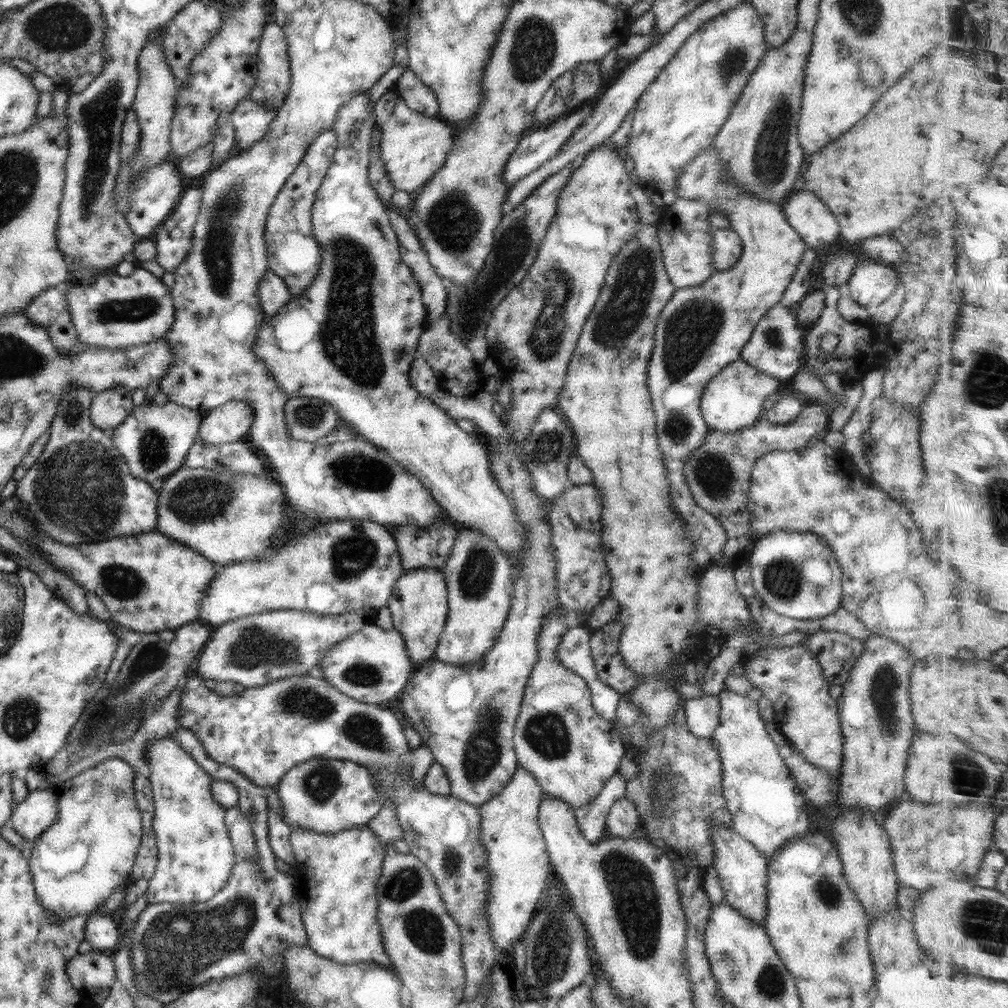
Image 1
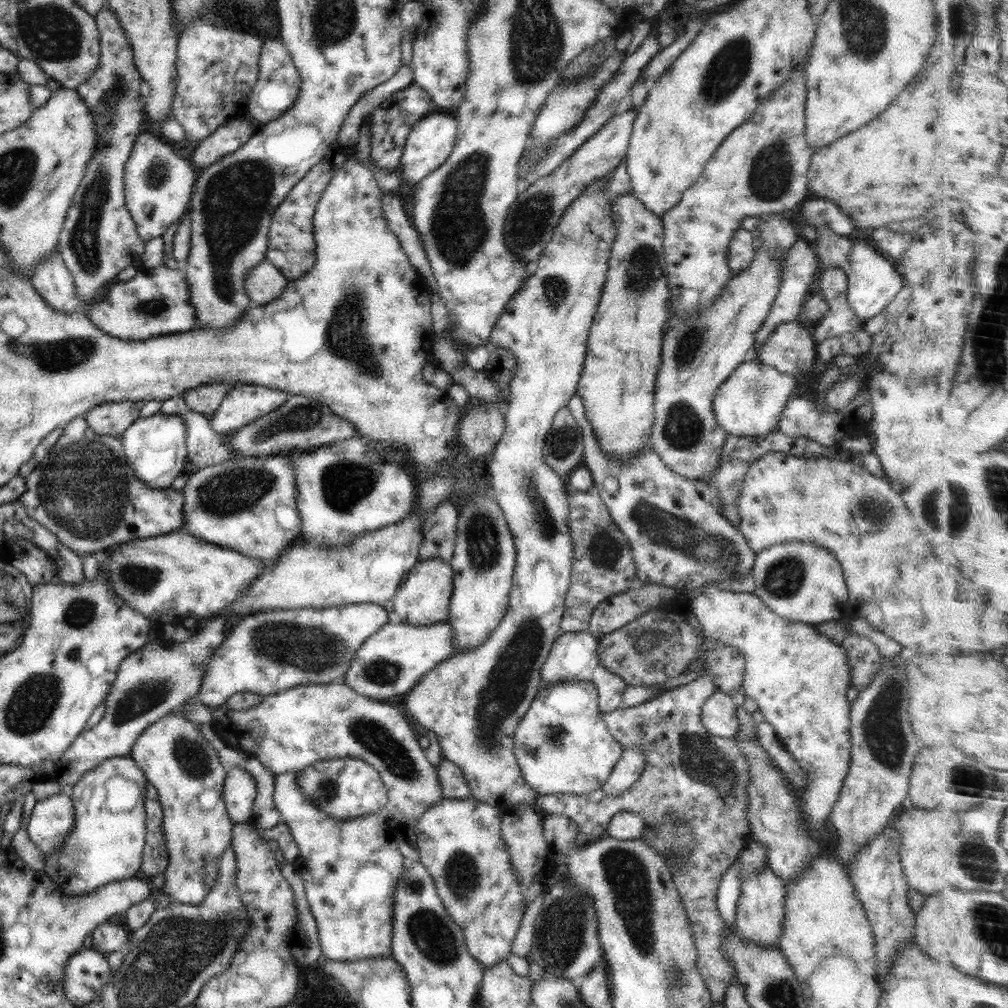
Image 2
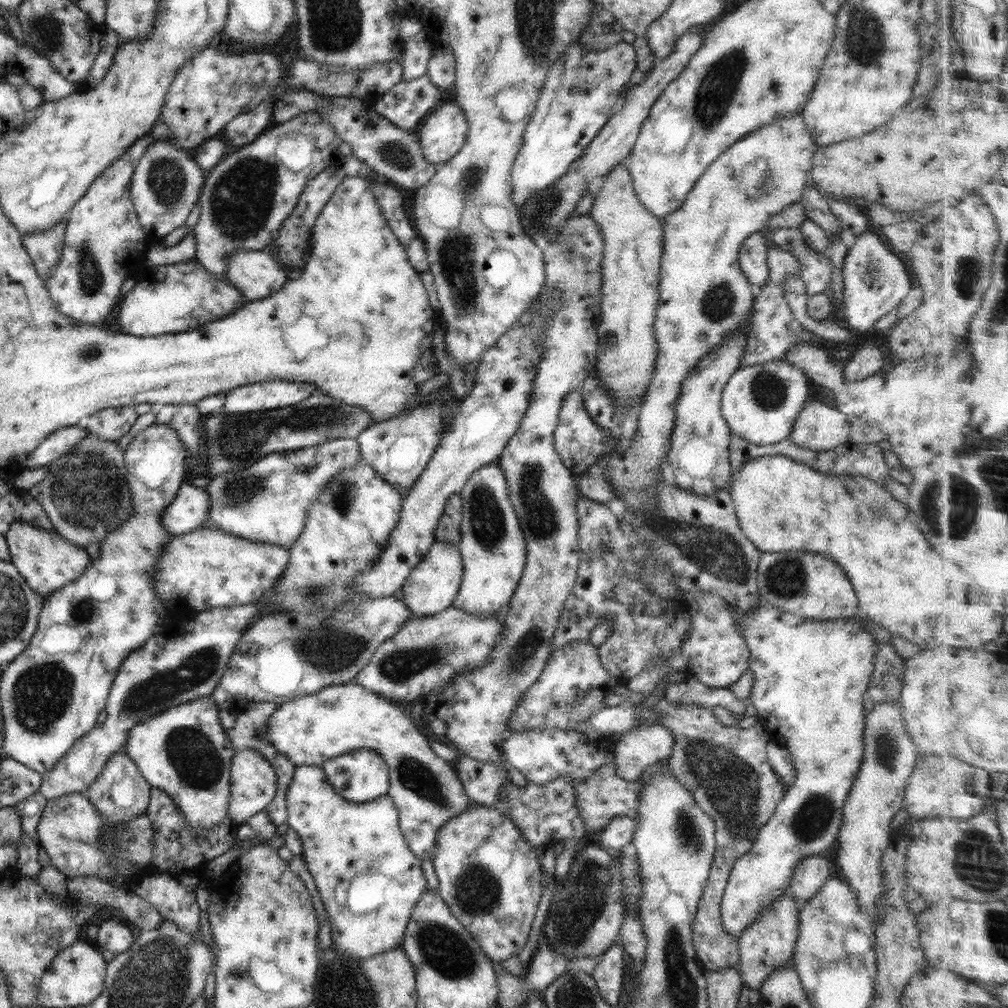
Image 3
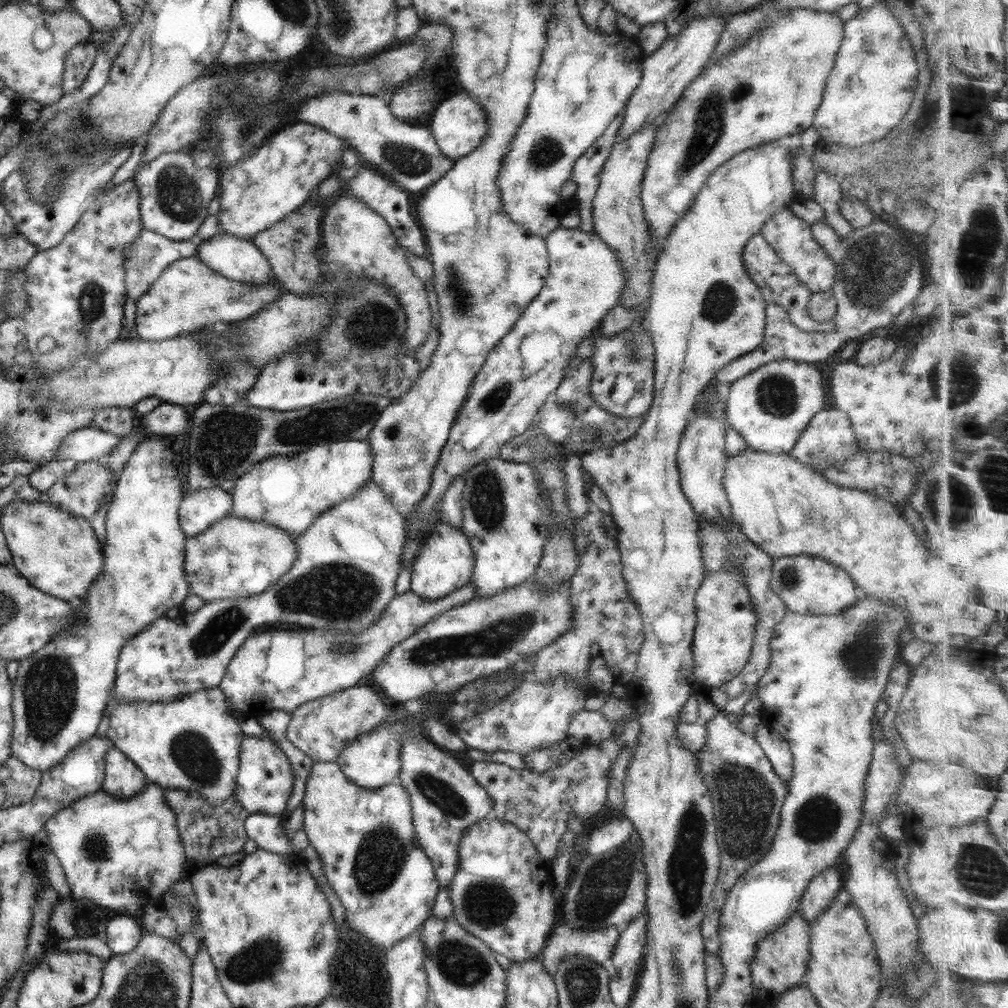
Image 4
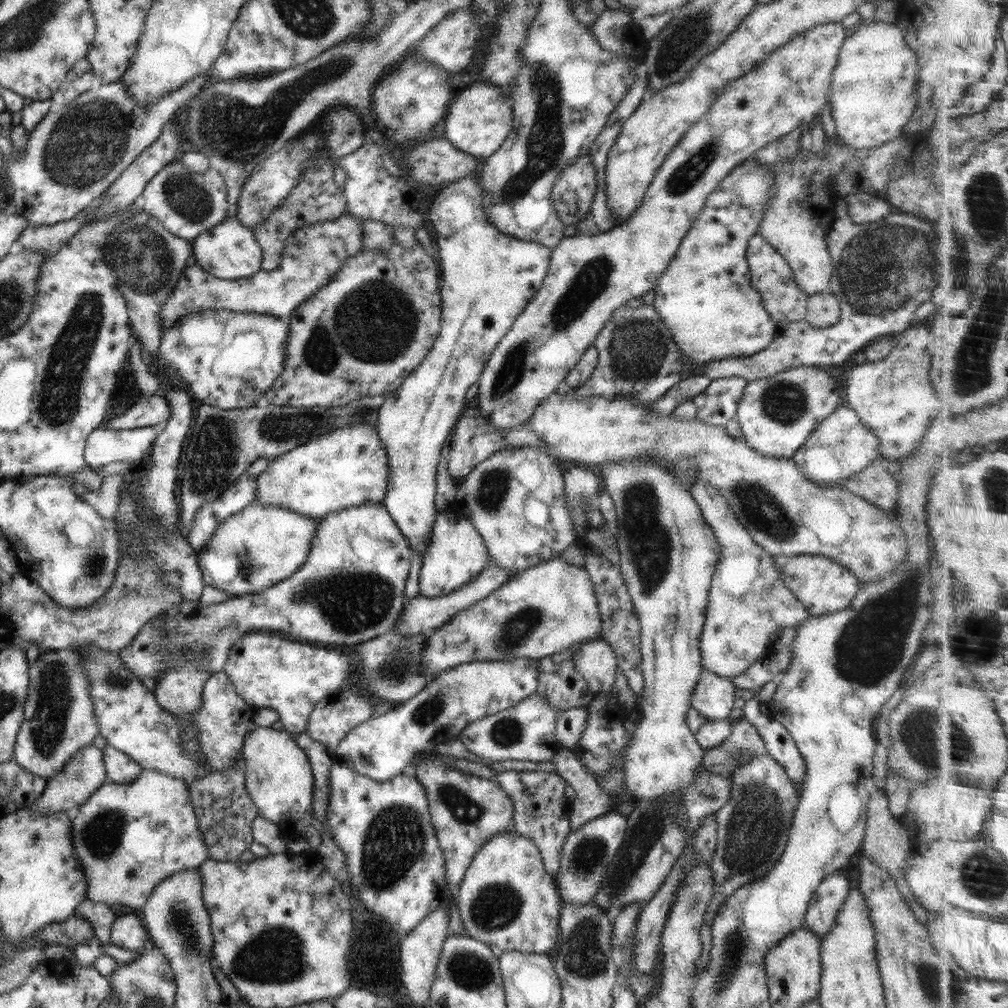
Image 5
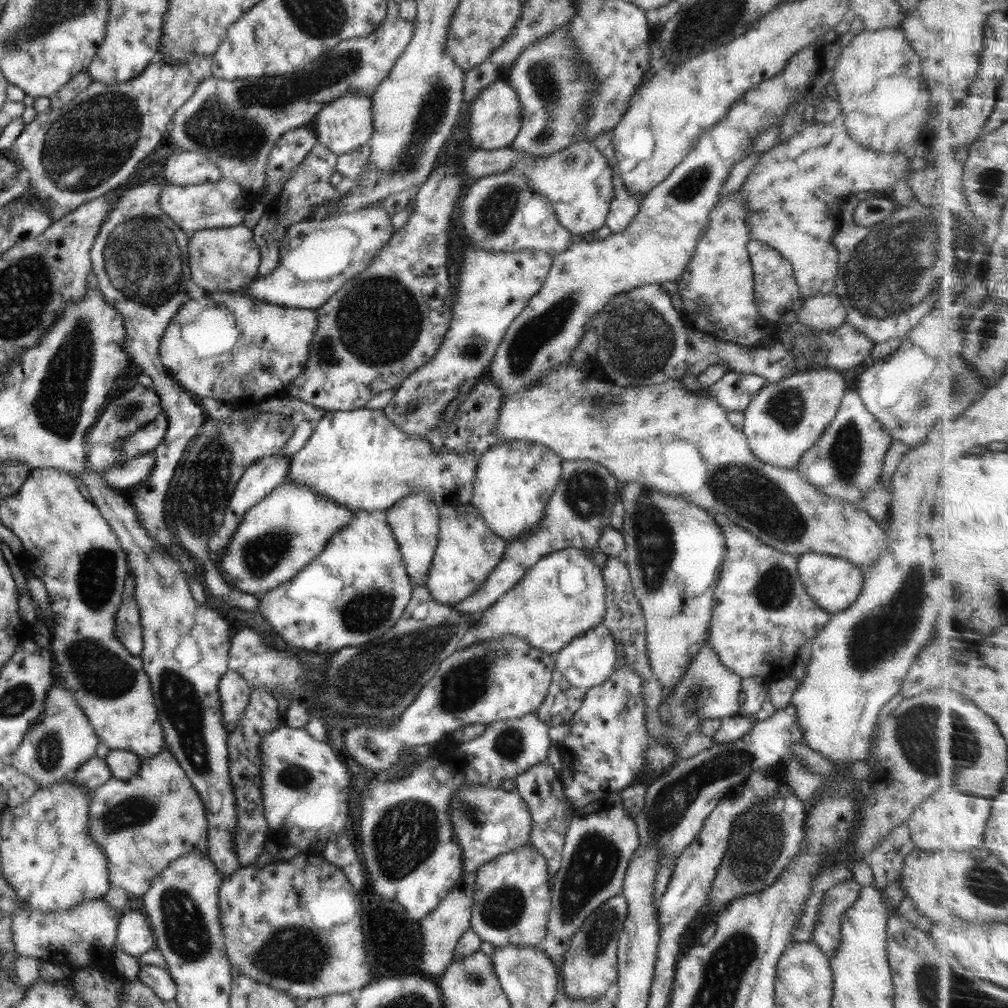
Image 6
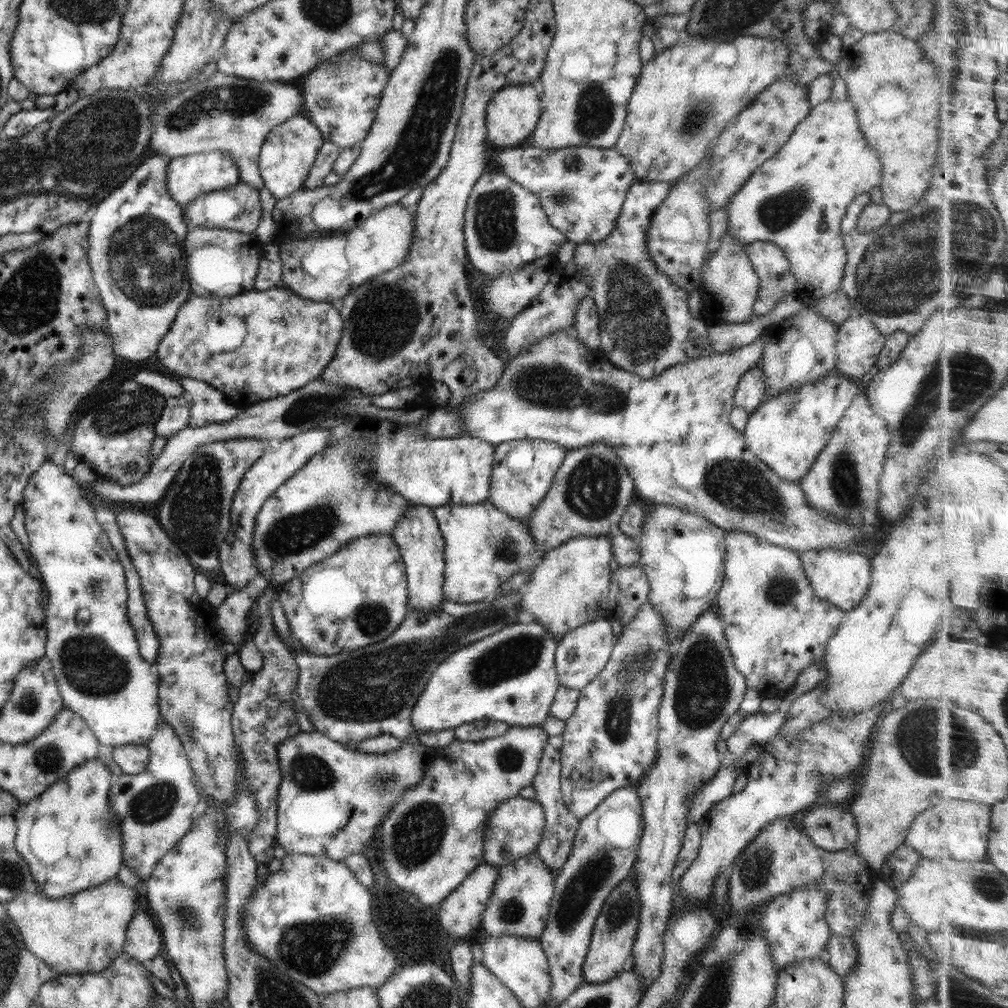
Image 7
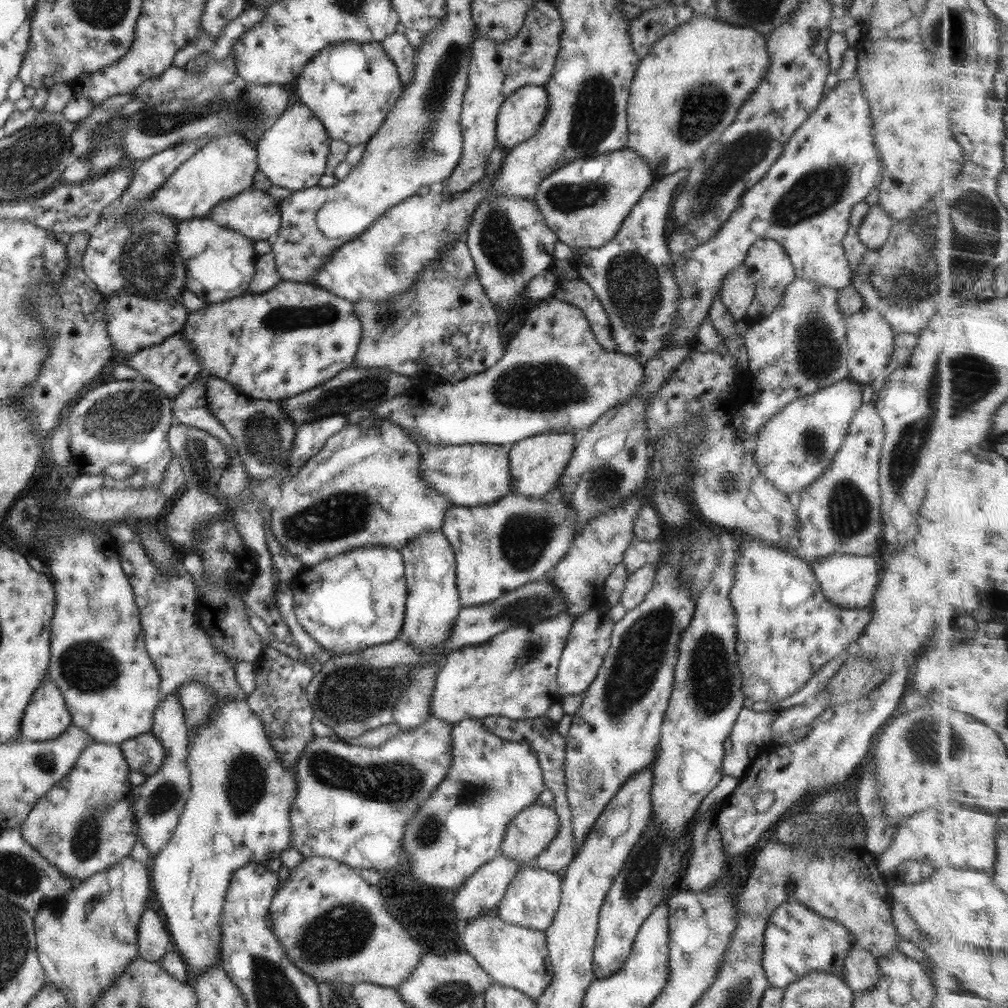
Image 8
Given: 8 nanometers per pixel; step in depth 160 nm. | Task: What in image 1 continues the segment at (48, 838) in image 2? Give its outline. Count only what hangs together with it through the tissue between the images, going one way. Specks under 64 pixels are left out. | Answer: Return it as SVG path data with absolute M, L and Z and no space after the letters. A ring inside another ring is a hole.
M40 787L28 791L24 801L13 807L12 828L28 840L36 840L57 819L59 791Z

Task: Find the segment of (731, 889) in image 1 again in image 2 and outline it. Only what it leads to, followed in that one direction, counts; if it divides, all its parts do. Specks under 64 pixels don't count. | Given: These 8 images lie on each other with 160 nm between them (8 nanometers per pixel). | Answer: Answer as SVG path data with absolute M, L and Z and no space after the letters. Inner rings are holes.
M768 867L761 871L748 871L742 878L739 890L737 913L734 927L741 939L756 943L761 947L774 947L779 950L779 940L783 931L783 916L785 915L785 898L787 890L785 882Z

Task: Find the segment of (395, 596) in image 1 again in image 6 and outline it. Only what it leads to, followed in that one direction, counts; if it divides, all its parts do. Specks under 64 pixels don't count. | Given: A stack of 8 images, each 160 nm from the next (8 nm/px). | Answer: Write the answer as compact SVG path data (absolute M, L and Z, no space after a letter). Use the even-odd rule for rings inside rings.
M456 503L444 505L439 508L439 541L436 545L434 556L428 574L428 593L434 601L450 606L470 598L482 584L486 584L486 578L496 566L508 542L498 538L488 528L482 515L471 503ZM484 538L488 538L494 544L493 551L484 549Z

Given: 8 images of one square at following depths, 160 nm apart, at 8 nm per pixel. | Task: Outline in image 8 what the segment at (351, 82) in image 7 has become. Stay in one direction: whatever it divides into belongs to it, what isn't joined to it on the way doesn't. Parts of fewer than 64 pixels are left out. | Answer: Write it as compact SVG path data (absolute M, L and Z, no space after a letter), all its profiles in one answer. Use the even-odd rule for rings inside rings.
M347 41L327 46L305 64L297 77L296 94L300 98L300 103L314 113L333 140L344 141L350 146L367 143L380 130L390 108L394 108L394 102L404 92L397 64L392 62L379 41L366 43Z

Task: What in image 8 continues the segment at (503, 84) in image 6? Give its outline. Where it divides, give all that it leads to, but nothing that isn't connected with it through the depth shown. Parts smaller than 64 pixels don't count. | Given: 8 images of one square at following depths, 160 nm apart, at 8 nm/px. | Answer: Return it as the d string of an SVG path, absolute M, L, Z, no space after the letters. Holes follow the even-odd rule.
M528 85L506 97L498 112L496 139L498 146L513 148L532 138L548 110L548 93L544 86Z

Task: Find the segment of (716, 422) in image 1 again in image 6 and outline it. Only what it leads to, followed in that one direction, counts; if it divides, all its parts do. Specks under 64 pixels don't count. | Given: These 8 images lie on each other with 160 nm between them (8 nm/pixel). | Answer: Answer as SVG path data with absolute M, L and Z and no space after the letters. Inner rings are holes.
M825 367L795 372L775 383L764 385L743 410L744 422L740 429L745 434L747 445L766 464L796 469L802 455L818 440L818 437L834 420L845 392L847 391L844 373Z

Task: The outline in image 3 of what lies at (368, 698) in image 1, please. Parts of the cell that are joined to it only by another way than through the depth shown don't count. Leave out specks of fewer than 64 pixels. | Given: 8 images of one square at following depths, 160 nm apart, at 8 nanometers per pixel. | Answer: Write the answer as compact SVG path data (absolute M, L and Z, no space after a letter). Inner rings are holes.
M454 606L433 616L414 617L388 638L355 676L357 682L379 697L414 700L447 685L459 672L483 665L504 634L505 610L494 615L470 615Z

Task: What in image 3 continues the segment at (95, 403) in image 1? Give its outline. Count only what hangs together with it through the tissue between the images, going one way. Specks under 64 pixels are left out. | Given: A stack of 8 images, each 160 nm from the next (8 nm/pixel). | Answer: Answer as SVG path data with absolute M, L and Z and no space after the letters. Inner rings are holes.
M134 407L103 408L89 416L86 429L107 441L117 441L128 434L138 417Z

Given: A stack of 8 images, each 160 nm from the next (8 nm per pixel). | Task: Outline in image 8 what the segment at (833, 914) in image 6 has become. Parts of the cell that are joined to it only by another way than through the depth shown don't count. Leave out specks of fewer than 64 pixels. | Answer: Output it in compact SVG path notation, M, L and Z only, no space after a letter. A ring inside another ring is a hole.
M854 946L850 948L843 966L843 981L855 993L871 991L879 981L877 959L871 952Z

